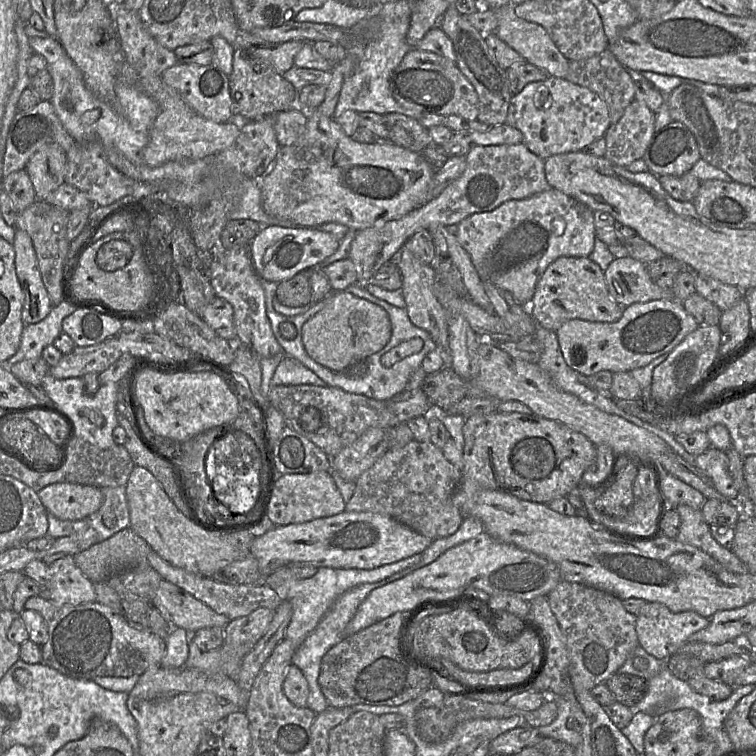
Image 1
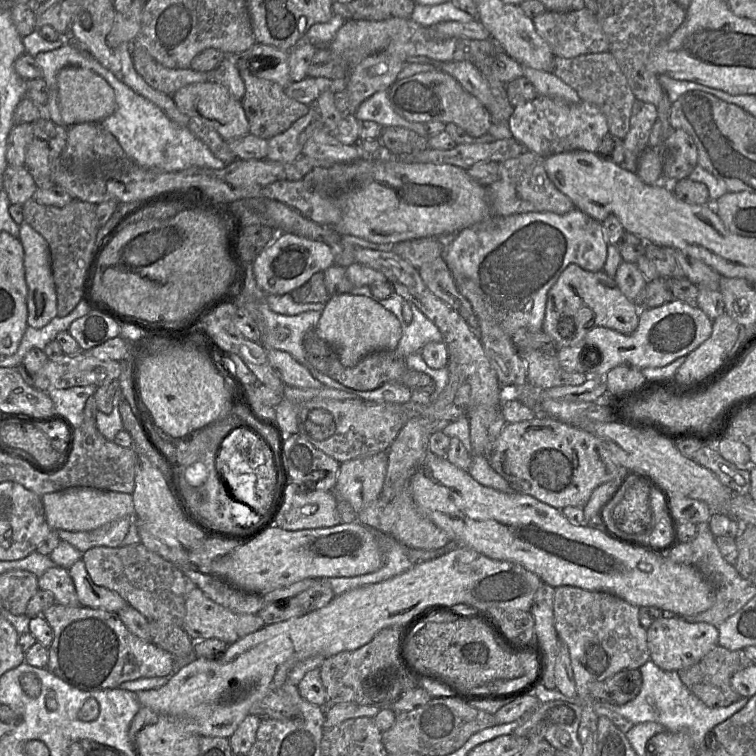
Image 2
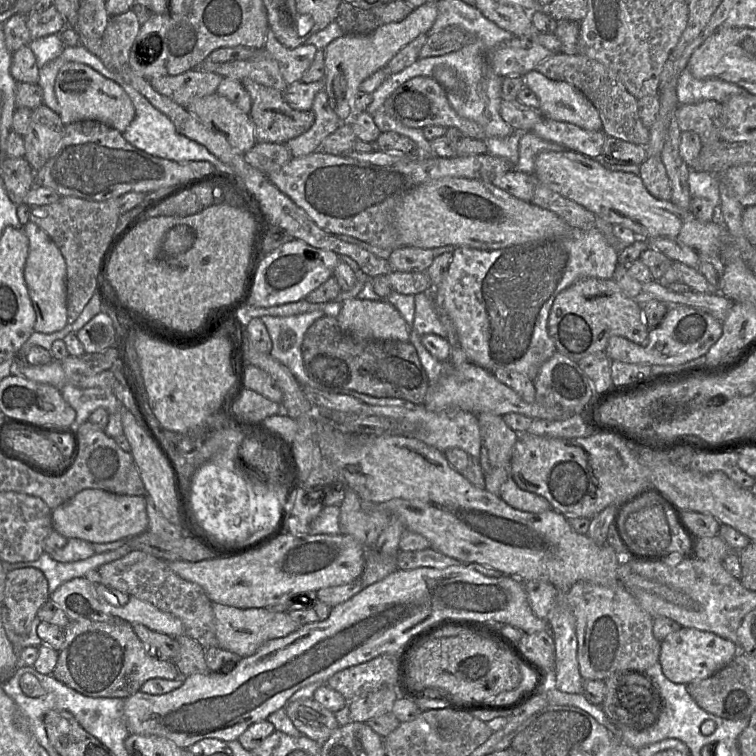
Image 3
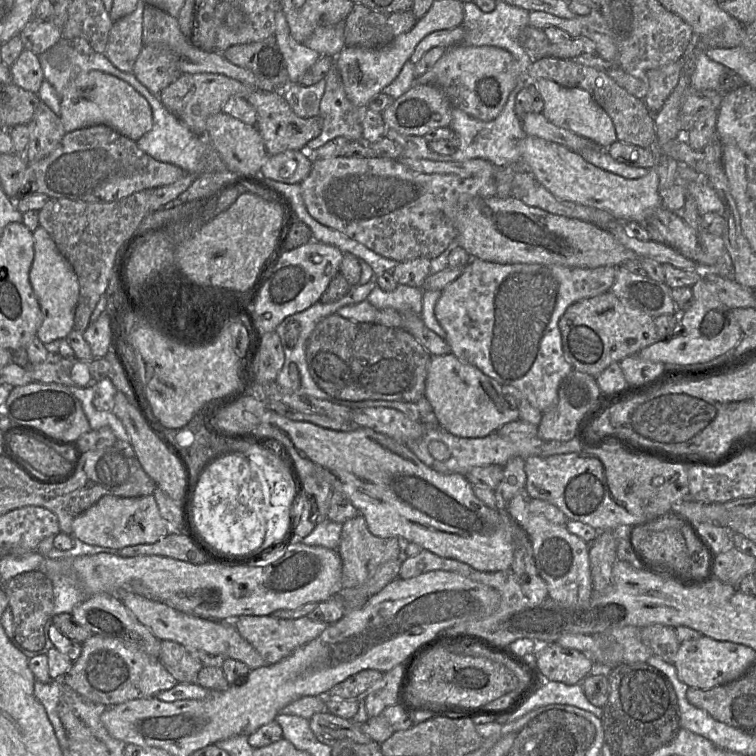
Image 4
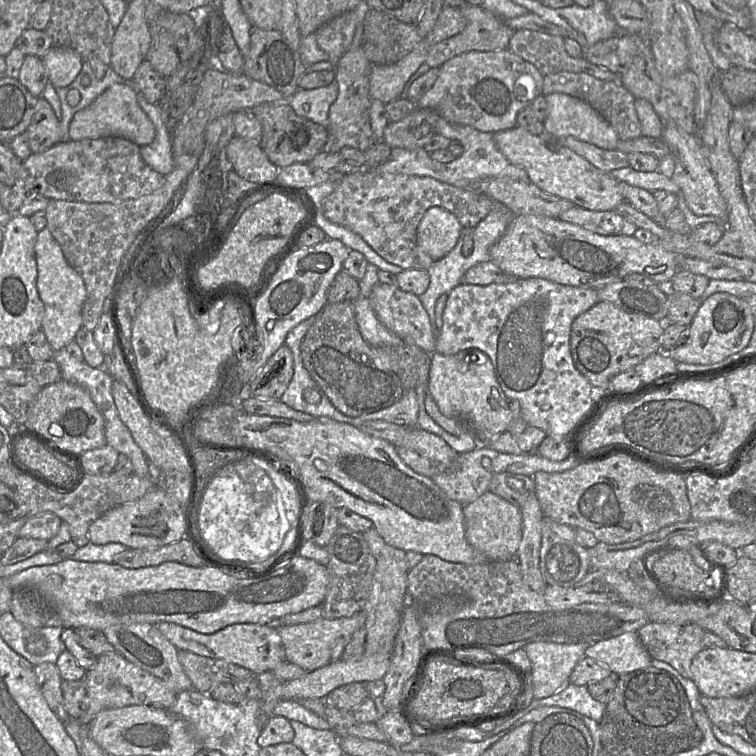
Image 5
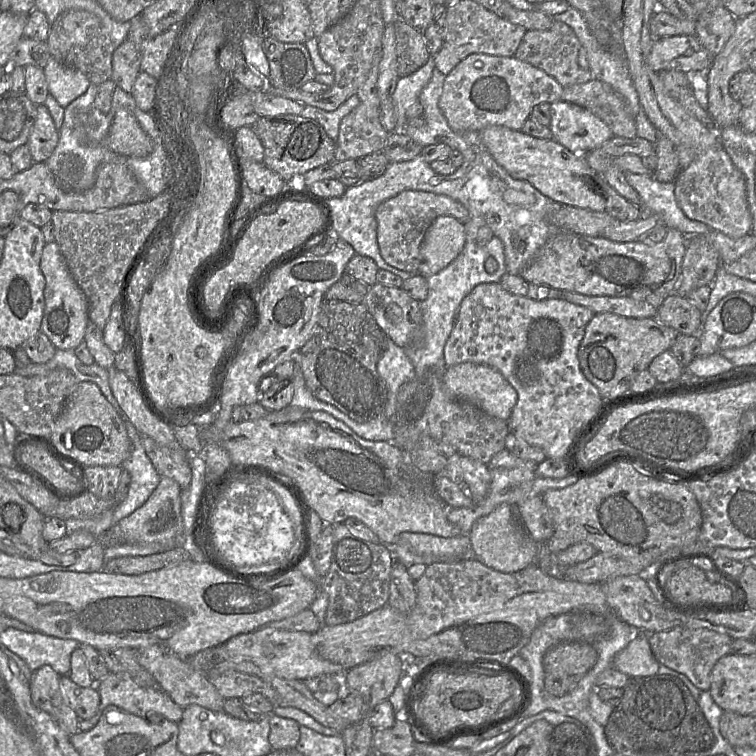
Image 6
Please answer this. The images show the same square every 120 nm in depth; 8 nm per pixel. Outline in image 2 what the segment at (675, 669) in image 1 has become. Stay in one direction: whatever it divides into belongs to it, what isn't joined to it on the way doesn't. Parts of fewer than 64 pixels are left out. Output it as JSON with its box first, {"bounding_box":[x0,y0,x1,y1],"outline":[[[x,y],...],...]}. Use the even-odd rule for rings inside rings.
{"bounding_box":[677,646,755,708],"outline":[[[722,646],[714,647],[698,663],[677,672],[684,685],[704,704],[712,708],[729,706],[738,701],[741,695],[731,687],[732,676],[755,663],[742,650],[732,651]]]}

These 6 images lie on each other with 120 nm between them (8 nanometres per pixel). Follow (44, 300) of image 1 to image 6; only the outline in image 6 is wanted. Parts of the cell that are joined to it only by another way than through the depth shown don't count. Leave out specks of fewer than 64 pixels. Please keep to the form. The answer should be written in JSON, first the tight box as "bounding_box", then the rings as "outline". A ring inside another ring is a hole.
{"bounding_box":[40,241,88,349],"outline":[[[55,241],[45,244],[40,261],[45,277],[45,309],[41,331],[49,338],[56,349],[75,349],[82,341],[88,323],[88,303],[86,296],[70,274],[66,260]]]}

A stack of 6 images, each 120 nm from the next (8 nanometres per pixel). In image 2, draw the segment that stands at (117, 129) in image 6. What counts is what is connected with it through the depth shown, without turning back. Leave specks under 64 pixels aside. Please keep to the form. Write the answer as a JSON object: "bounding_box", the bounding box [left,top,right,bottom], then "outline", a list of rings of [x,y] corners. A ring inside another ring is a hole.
{"bounding_box":[57,66,116,126],"outline":[[[68,66],[57,76],[59,87],[59,109],[67,126],[84,122],[101,122],[116,109],[115,92],[110,84],[92,70],[79,66]]]}

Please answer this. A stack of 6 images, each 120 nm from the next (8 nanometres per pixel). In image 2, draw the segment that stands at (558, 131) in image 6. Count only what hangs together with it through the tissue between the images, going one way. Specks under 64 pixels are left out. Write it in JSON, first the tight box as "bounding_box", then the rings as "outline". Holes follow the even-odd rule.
{"bounding_box":[524,68,581,103],"outline":[[[525,68],[524,76],[533,84],[538,95],[559,98],[570,103],[581,102],[578,93],[551,72]]]}

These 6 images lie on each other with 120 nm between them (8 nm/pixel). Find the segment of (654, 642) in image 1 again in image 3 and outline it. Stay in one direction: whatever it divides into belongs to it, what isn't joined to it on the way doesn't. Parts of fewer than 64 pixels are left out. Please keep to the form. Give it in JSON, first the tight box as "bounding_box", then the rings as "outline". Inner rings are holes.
{"bounding_box":[658,627,739,685],"outline":[[[681,627],[660,642],[658,662],[664,675],[674,683],[687,685],[708,678],[725,667],[739,653],[738,646],[714,633]]]}

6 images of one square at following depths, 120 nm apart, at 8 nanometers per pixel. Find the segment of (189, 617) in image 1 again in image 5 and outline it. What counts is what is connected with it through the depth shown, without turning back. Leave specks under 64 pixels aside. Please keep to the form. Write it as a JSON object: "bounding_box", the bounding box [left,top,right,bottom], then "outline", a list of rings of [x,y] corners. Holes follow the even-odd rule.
{"bounding_box":[277,613,363,671],"outline":[[[363,613],[338,619],[319,619],[305,624],[277,627],[285,650],[286,661],[306,671],[313,671],[338,660],[353,634],[363,625]]]}

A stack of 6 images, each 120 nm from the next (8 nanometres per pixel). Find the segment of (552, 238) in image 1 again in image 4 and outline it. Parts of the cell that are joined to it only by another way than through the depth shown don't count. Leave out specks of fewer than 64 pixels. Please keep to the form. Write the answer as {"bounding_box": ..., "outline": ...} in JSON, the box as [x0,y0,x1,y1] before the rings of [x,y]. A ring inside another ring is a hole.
{"bounding_box":[435,258,616,413],"outline":[[[472,258],[461,275],[447,285],[435,306],[435,315],[446,333],[451,354],[481,370],[501,386],[518,389],[541,413],[558,400],[561,381],[574,369],[566,360],[561,342],[559,320],[573,303],[610,290],[616,268],[567,267],[545,264],[499,264]]]}

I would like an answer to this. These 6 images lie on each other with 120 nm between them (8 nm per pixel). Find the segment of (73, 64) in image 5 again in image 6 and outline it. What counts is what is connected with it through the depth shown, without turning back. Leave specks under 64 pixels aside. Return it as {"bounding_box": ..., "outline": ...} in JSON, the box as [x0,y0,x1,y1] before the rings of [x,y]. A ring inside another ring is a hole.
{"bounding_box":[44,56,91,108],"outline":[[[53,56],[44,67],[44,73],[50,94],[63,108],[83,95],[91,84],[84,73],[63,65]]]}

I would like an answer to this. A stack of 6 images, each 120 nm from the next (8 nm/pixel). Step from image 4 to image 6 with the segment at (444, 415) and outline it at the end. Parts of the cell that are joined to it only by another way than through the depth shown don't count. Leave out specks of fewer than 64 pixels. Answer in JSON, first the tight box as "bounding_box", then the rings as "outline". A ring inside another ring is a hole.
{"bounding_box":[443,362,517,421],"outline":[[[472,362],[448,366],[443,375],[446,390],[455,397],[469,401],[486,413],[508,421],[517,402],[515,389],[503,375],[493,367]]]}

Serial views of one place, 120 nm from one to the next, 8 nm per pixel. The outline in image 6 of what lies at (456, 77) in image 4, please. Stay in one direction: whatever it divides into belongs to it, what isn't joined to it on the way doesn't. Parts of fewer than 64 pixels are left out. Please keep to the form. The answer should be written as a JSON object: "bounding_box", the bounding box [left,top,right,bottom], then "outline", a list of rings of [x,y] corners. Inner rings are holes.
{"bounding_box":[439,54,563,133],"outline":[[[471,54],[446,75],[439,108],[456,133],[495,125],[521,131],[536,105],[562,100],[563,90],[553,77],[515,56]]]}

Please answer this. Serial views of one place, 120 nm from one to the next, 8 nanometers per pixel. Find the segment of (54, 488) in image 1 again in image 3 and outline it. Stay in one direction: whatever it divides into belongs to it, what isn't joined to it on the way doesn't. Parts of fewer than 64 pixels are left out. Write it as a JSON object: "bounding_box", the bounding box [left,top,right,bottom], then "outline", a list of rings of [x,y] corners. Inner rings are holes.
{"bounding_box":[52,489,149,543],"outline":[[[84,489],[52,510],[54,531],[67,539],[77,538],[88,543],[109,543],[129,539],[147,531],[149,518],[144,496],[119,495],[101,489]]]}

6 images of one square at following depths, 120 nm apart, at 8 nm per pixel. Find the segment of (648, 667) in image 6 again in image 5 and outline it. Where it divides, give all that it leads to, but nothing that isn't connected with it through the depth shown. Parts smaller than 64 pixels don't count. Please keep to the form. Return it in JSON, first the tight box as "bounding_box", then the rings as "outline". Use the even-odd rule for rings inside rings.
{"bounding_box":[585,632,652,675],"outline":[[[625,632],[595,642],[586,649],[585,656],[608,667],[615,675],[652,666],[652,657],[643,646],[637,632]]]}

